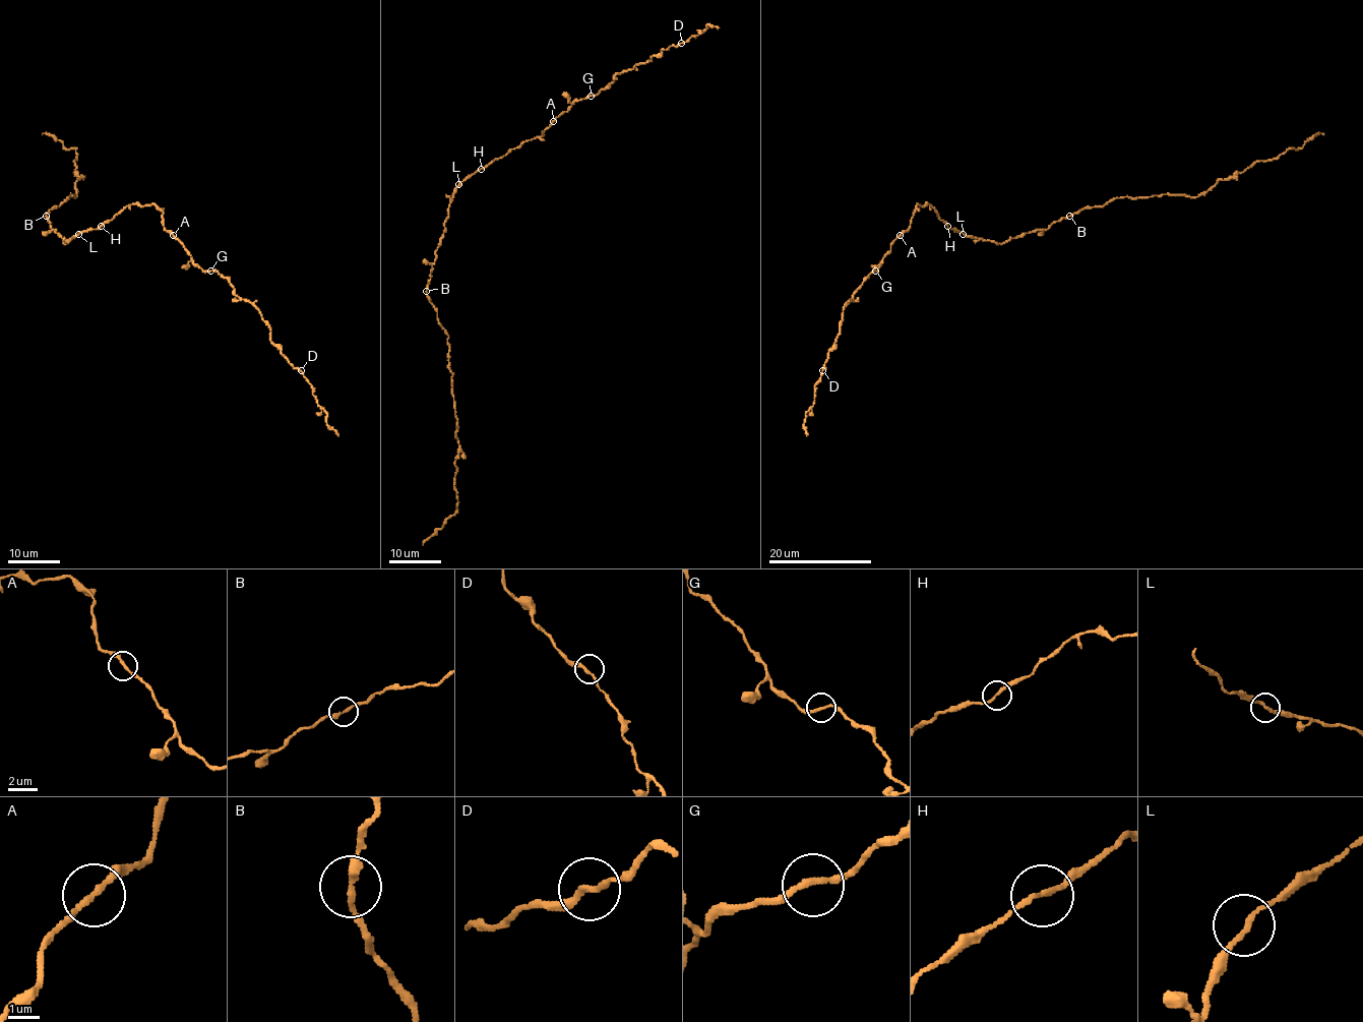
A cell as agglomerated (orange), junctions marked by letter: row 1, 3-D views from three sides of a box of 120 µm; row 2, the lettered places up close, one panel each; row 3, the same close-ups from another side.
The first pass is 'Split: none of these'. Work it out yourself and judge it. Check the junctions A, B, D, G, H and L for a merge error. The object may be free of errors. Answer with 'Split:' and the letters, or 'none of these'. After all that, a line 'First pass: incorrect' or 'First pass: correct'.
Split: none of these
First pass: correct

